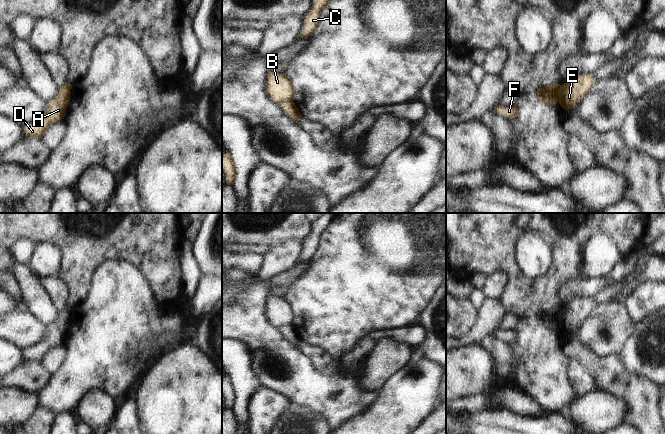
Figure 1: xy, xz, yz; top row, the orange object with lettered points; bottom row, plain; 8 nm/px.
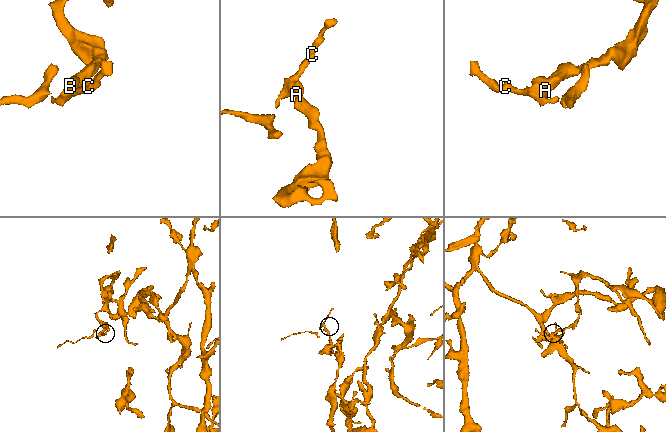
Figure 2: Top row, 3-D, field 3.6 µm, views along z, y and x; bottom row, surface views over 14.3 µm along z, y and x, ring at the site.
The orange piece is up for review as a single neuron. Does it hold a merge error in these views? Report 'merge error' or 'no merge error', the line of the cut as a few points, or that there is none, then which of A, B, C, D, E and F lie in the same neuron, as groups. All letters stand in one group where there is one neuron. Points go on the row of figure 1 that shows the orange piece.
merge error | yz (561, 85), (557, 101) | A B C D F / E

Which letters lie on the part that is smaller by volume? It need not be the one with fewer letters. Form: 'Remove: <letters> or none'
Remove: A, B, C, D, F

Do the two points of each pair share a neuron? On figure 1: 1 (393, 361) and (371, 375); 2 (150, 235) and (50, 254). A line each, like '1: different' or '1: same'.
1: same
2: different

